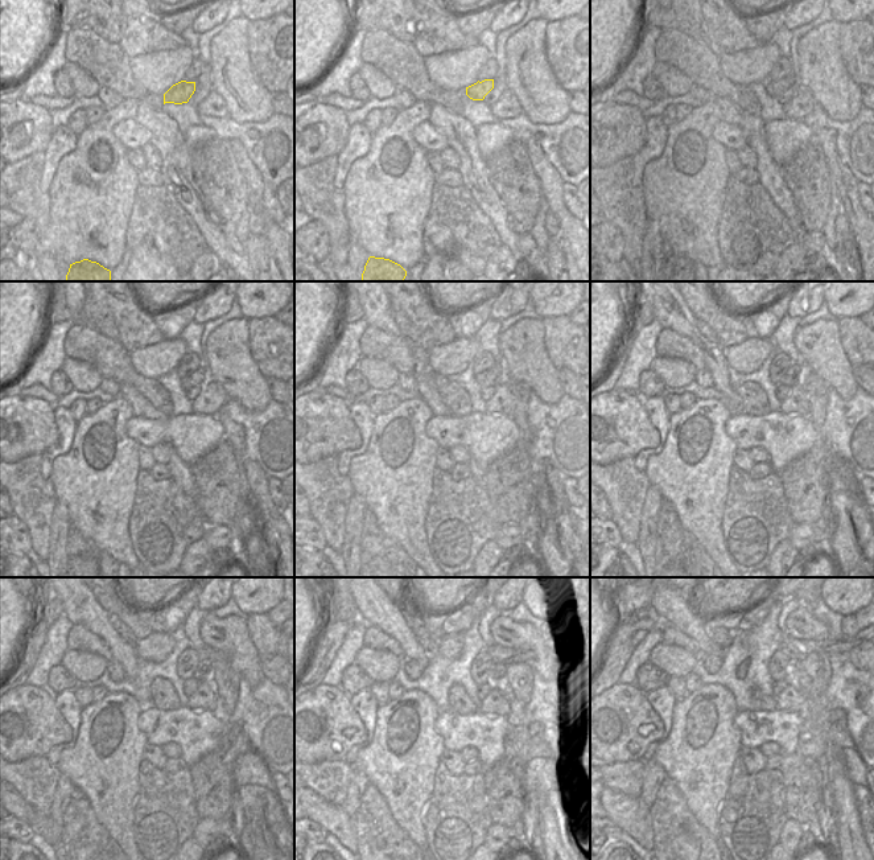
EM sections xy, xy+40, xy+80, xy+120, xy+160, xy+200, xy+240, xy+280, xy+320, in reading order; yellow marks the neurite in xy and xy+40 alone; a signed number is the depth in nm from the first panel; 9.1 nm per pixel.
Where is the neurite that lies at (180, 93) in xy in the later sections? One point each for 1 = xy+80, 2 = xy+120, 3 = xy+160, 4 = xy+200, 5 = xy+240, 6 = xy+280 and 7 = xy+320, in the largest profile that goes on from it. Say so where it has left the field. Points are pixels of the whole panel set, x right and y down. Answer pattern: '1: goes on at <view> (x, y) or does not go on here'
1: goes on at xy+80 (775, 89)
2: goes on at xy+120 (201, 375)
3: goes on at xy+160 (495, 375)
4: goes on at xy+200 (796, 370)
5: goes on at xy+240 (203, 671)
6: goes on at xy+280 (497, 679)
7: goes on at xy+320 (798, 678)

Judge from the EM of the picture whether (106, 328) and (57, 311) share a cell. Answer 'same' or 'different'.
same

